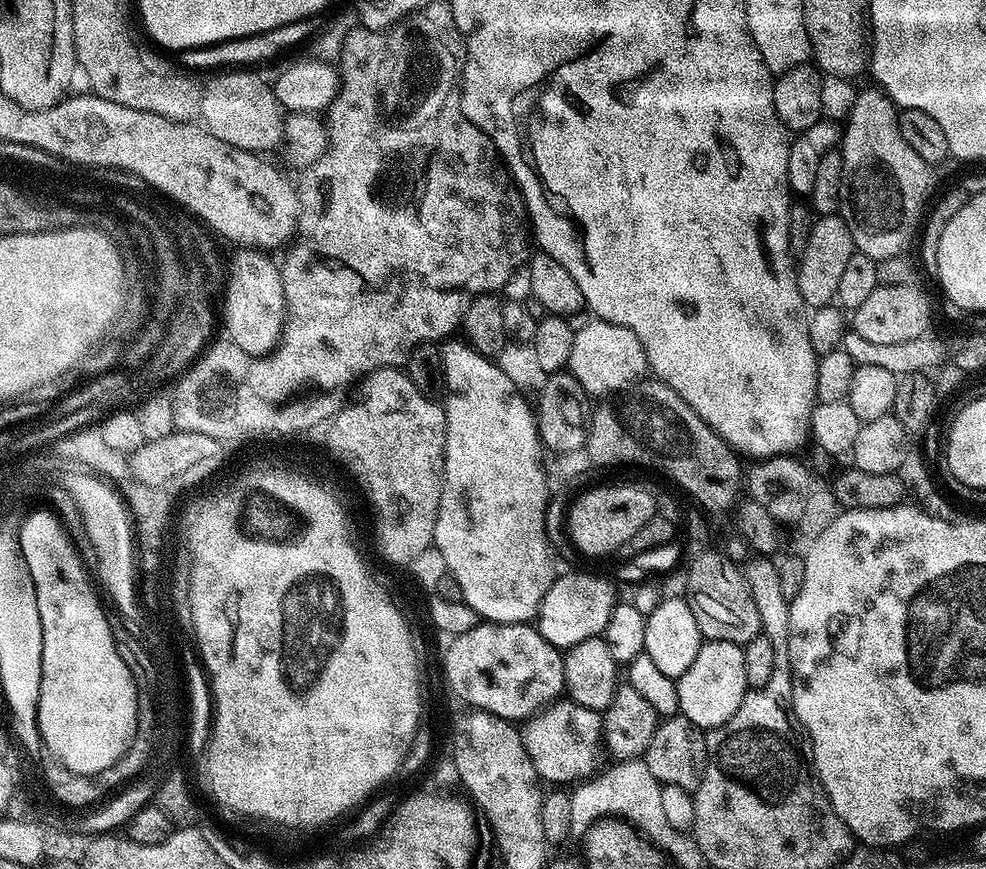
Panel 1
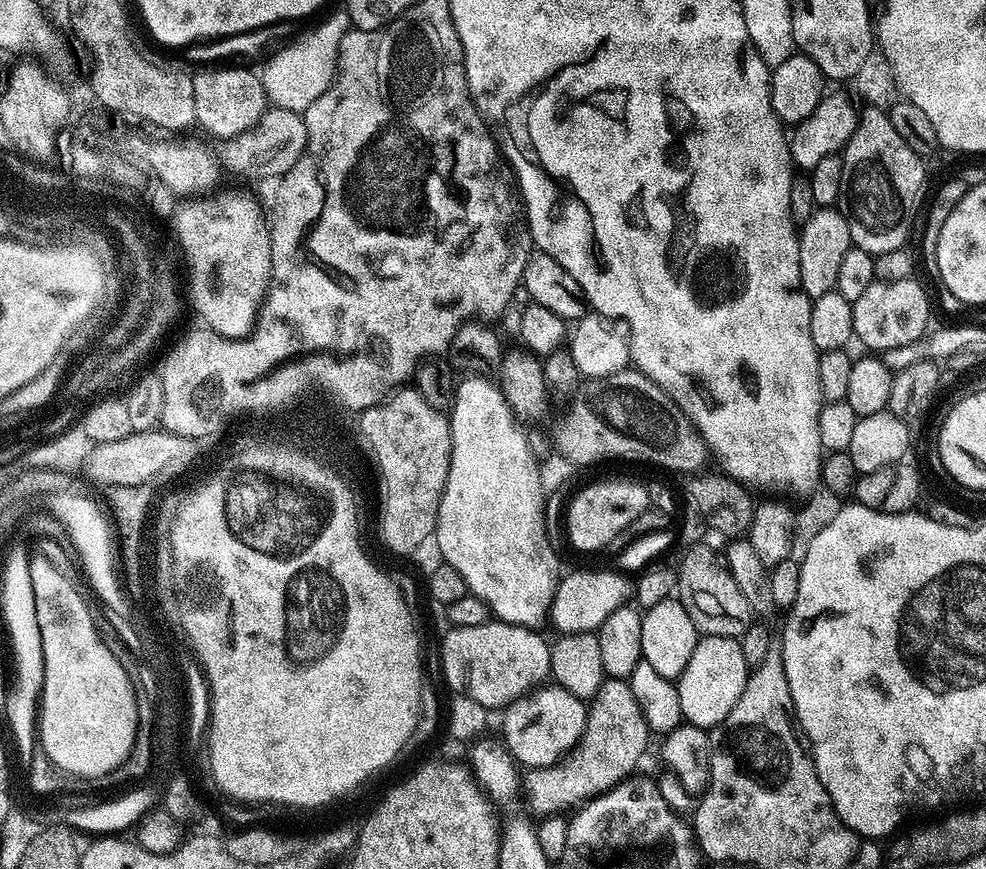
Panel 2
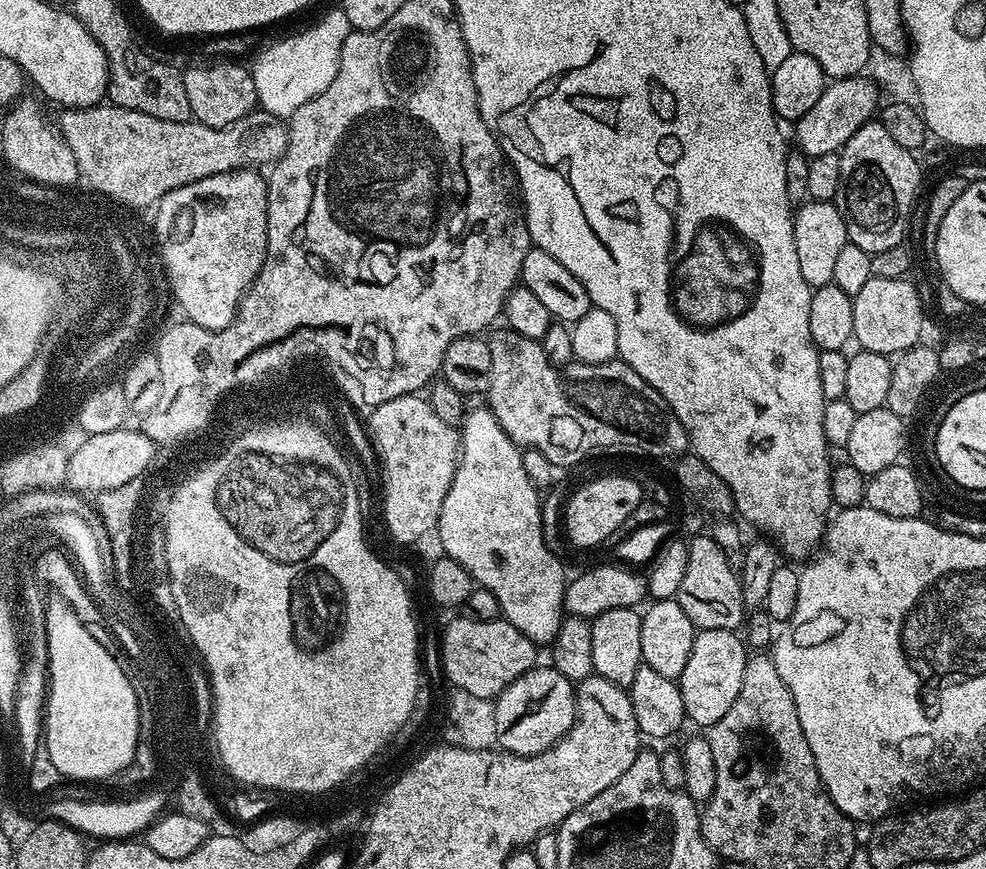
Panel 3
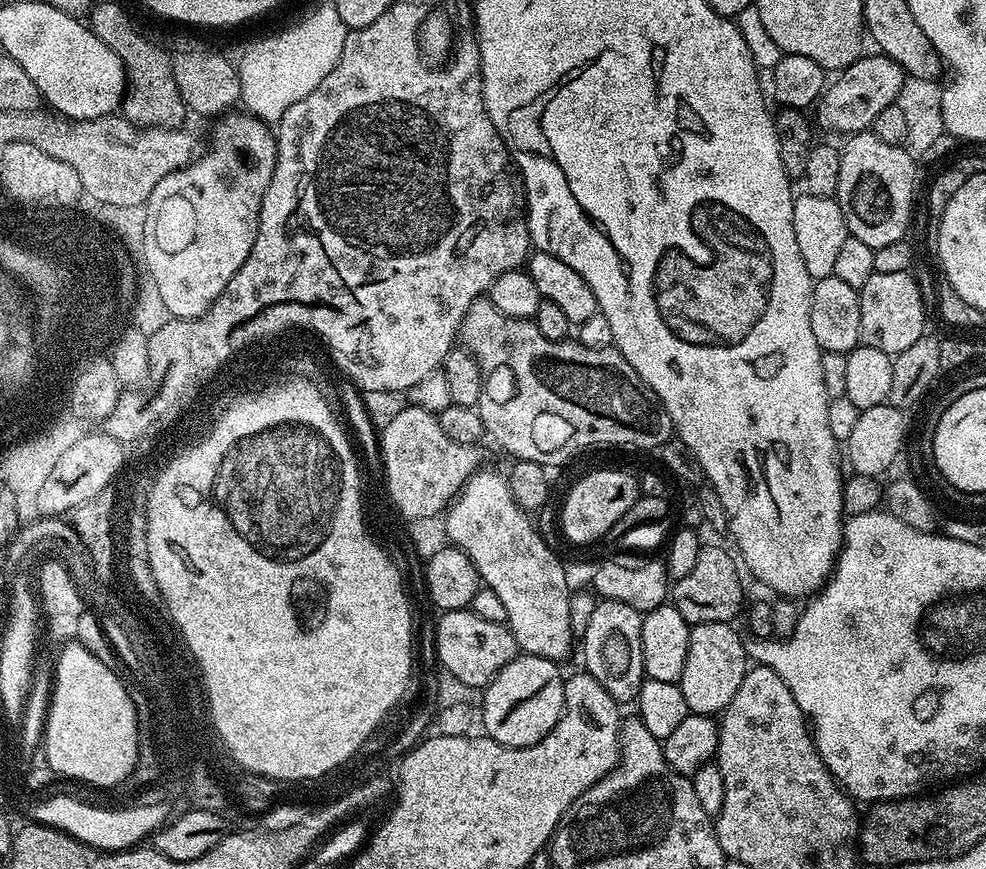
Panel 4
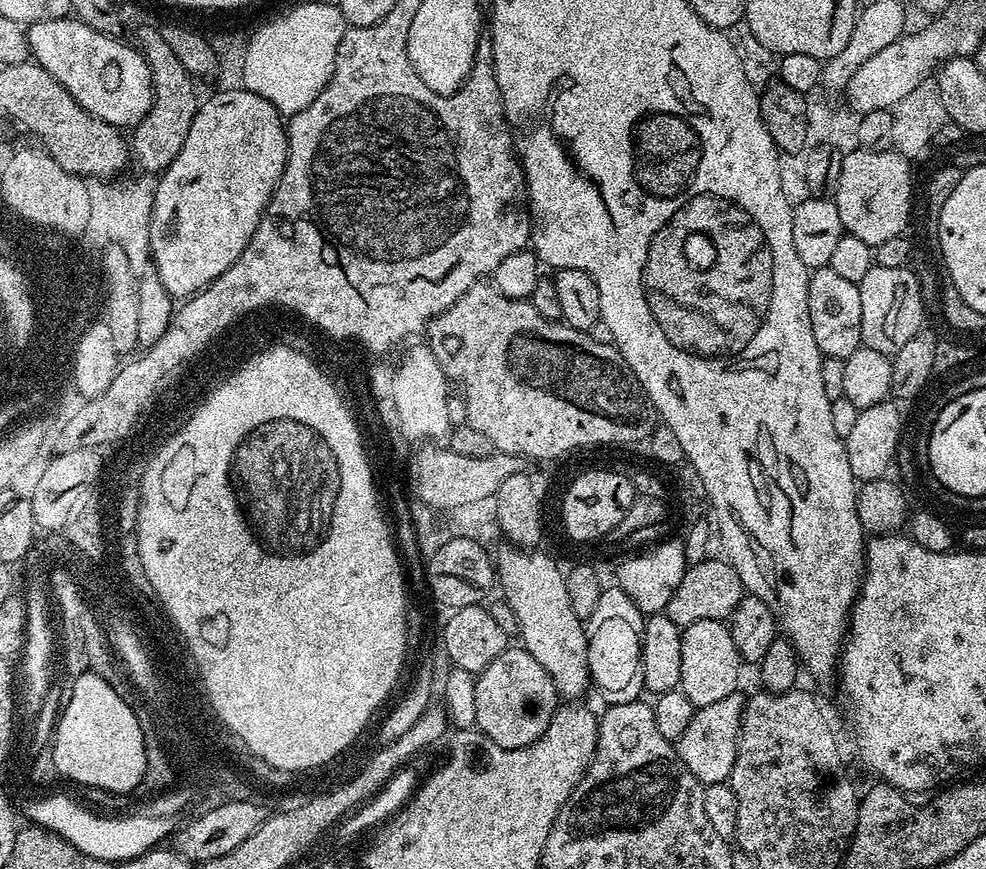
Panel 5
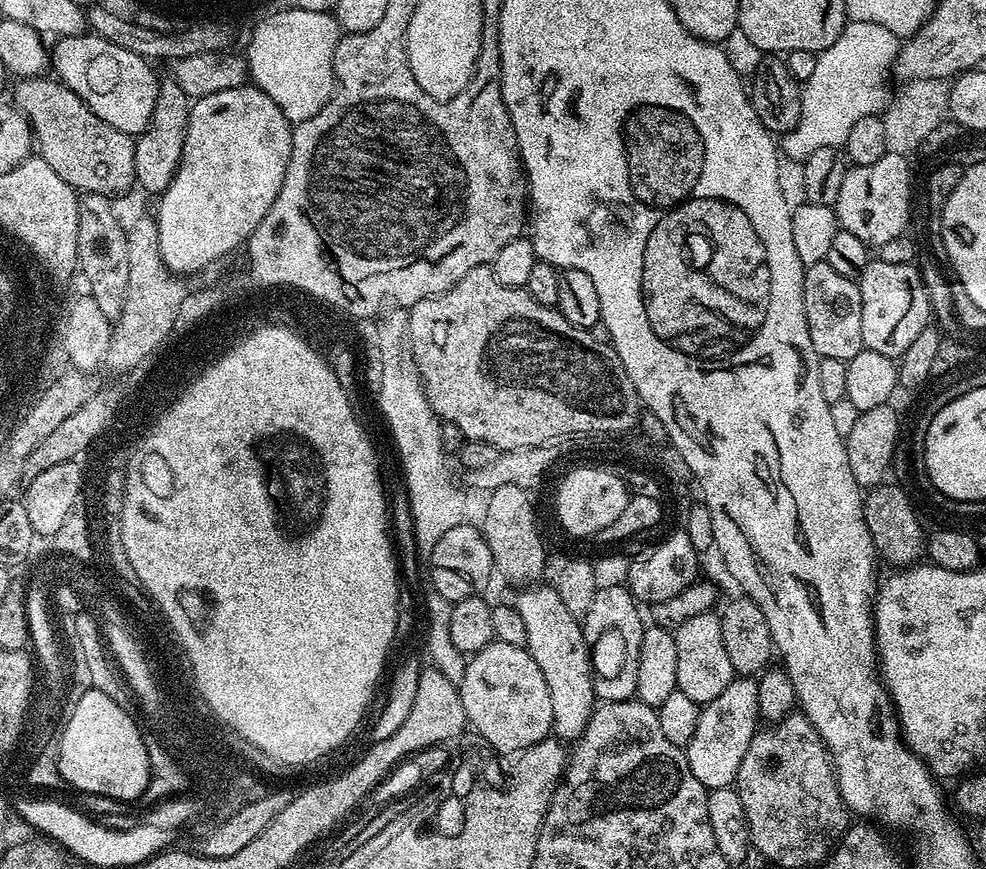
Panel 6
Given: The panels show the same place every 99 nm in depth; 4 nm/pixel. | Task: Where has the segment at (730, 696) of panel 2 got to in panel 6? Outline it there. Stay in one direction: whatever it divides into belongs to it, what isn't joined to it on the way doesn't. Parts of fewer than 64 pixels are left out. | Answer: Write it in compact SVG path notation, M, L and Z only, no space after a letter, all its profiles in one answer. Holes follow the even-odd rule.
M715 611L703 612L682 622L682 626L674 629L674 646L678 646L676 690L701 706L714 702L714 698L718 698L734 678L730 658L726 658L726 646L722 642L719 615Z

